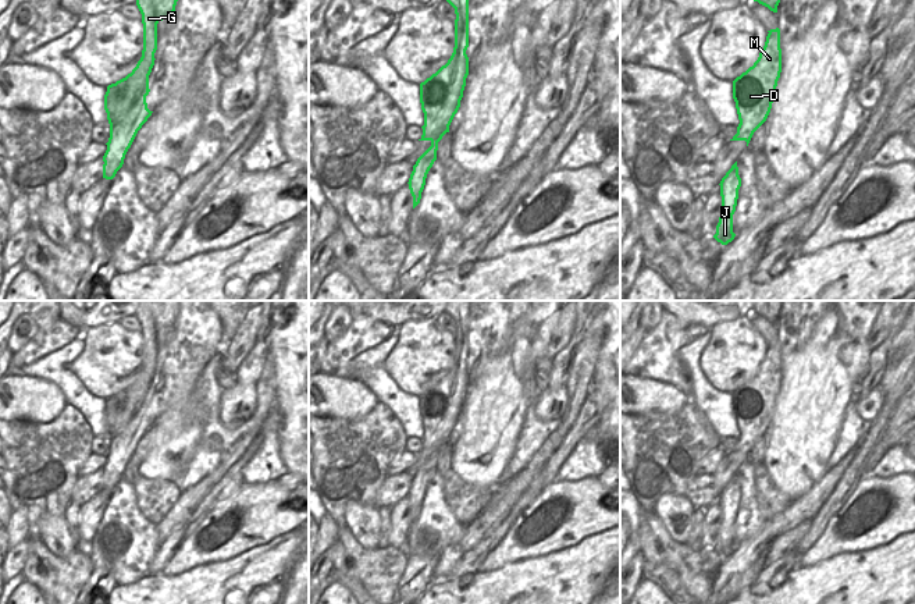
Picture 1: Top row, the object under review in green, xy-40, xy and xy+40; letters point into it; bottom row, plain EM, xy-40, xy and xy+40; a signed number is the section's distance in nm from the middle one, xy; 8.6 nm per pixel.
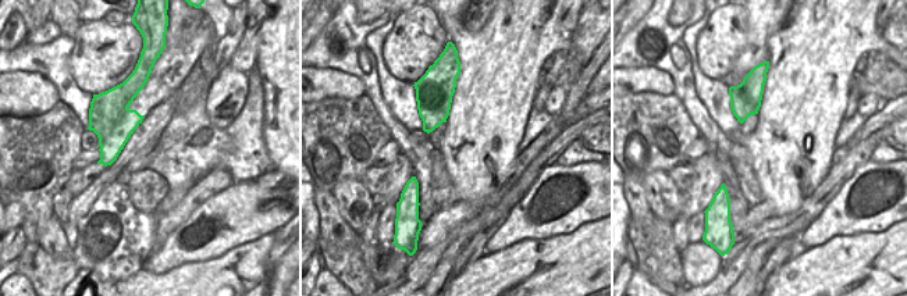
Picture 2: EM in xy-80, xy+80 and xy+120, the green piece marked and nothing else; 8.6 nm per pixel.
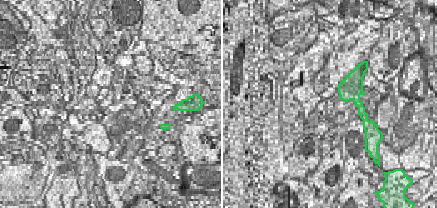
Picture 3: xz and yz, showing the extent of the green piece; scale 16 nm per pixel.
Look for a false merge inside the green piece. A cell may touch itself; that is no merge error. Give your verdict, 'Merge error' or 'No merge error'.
Merge error.

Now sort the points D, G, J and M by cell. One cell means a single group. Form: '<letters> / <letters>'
D G M / J

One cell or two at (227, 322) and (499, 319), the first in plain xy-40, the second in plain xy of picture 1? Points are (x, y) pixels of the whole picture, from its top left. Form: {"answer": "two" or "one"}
{"answer": "one"}

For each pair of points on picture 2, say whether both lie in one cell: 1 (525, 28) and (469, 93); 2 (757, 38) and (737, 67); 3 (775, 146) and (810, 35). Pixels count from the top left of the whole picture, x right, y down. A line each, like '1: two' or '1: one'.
1: one
2: one
3: one

